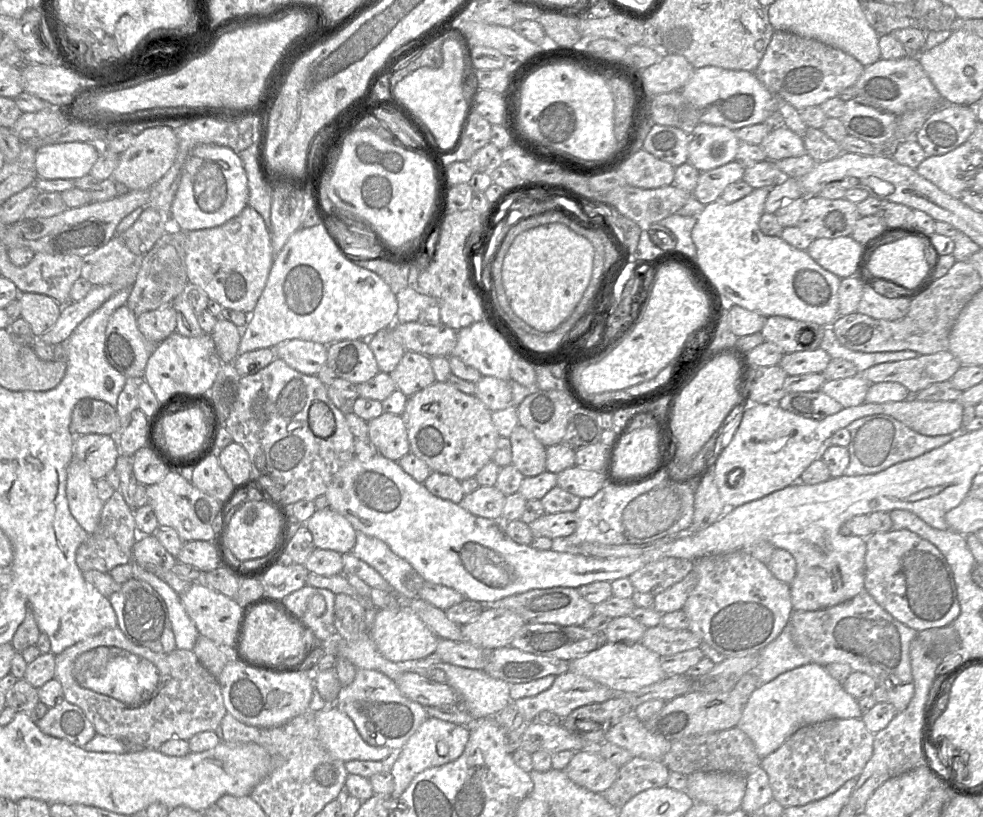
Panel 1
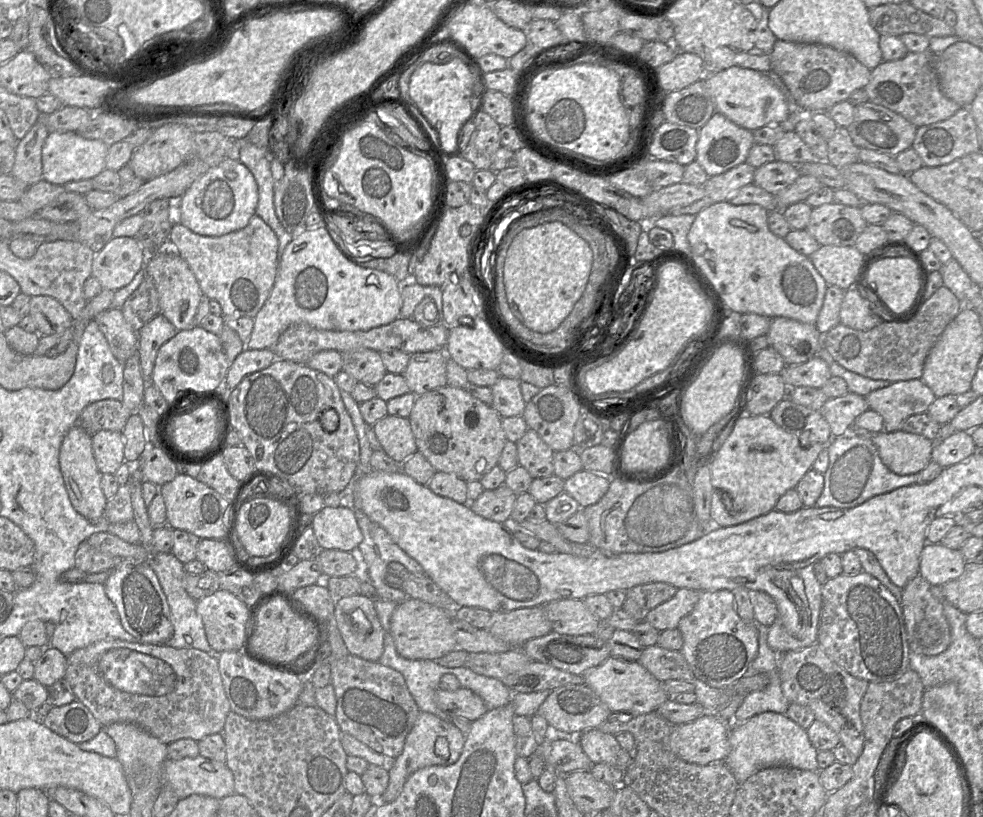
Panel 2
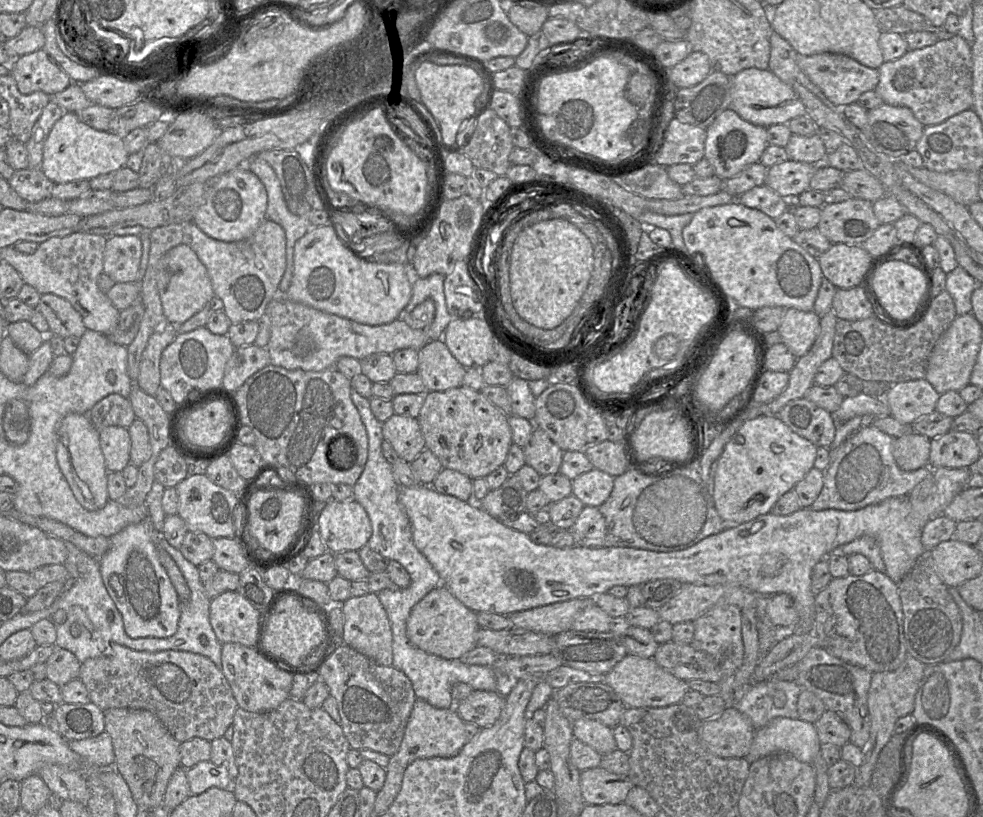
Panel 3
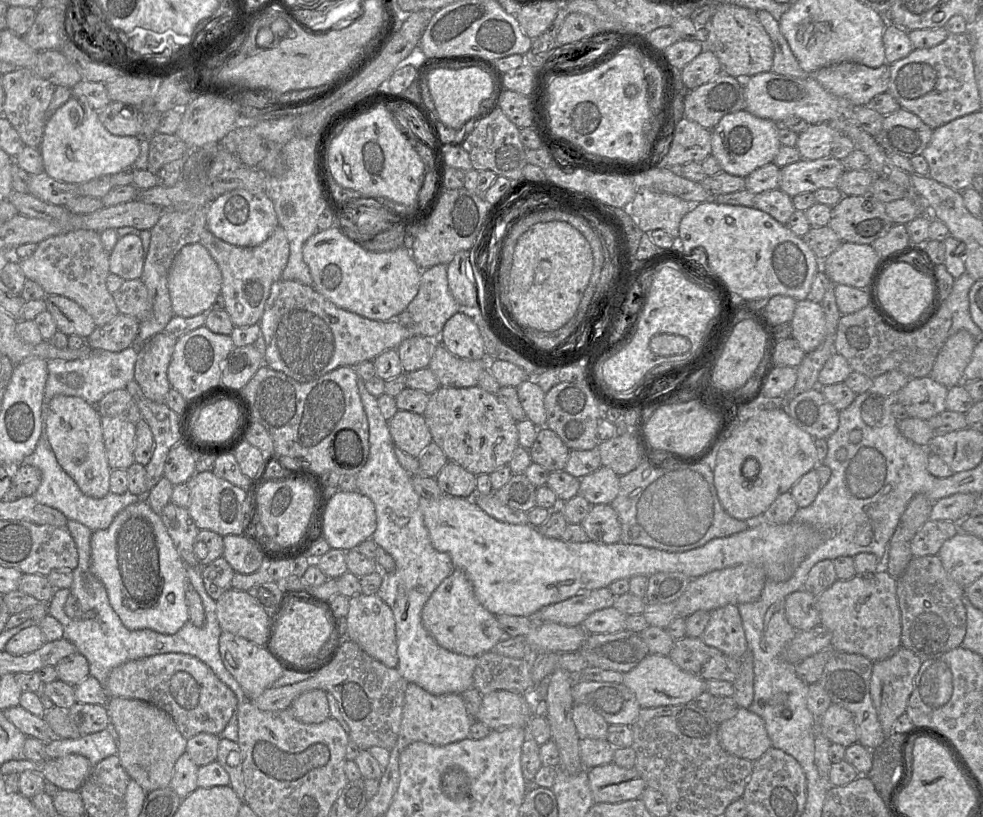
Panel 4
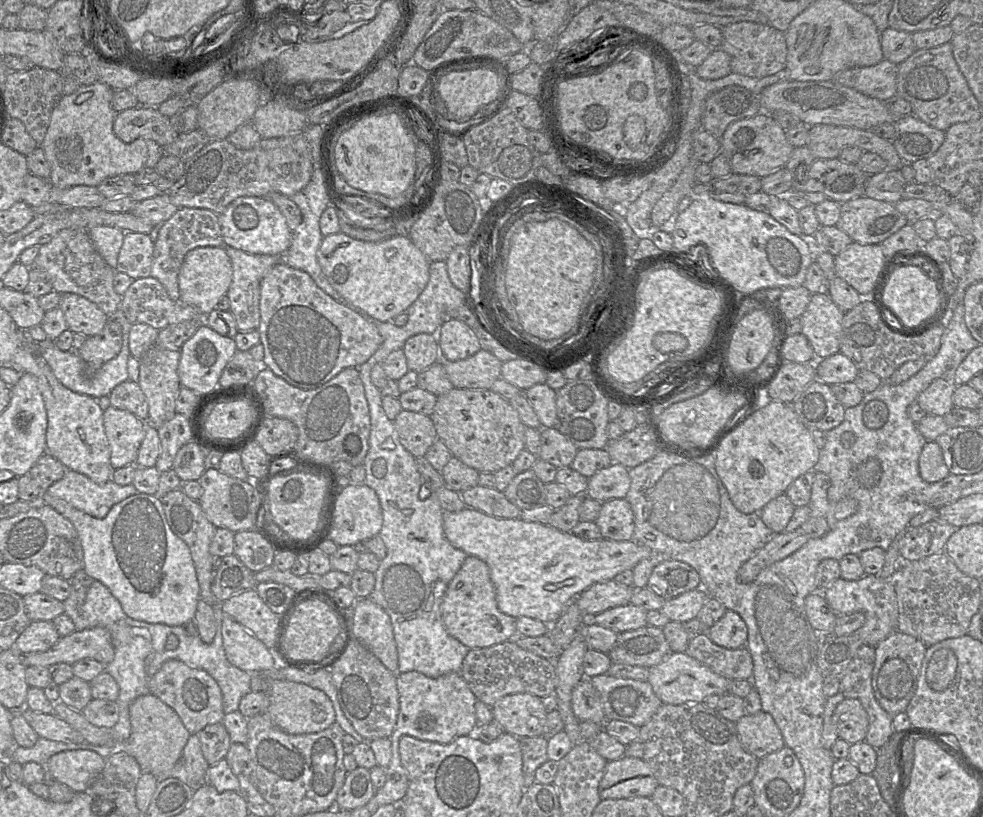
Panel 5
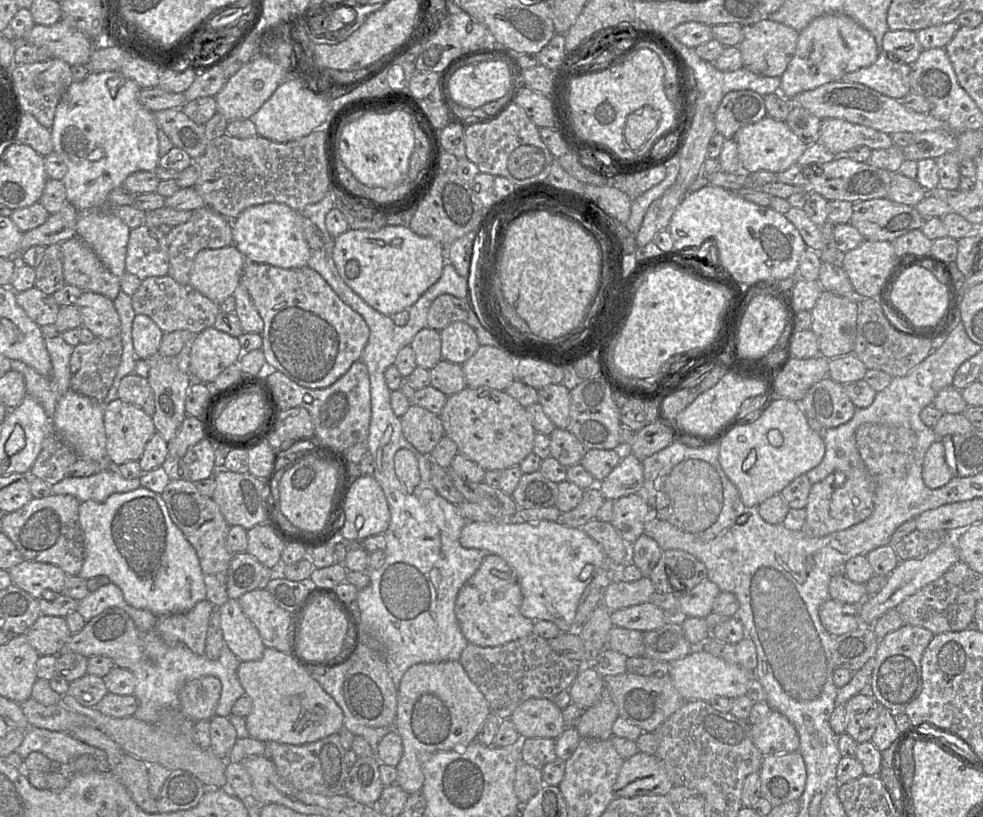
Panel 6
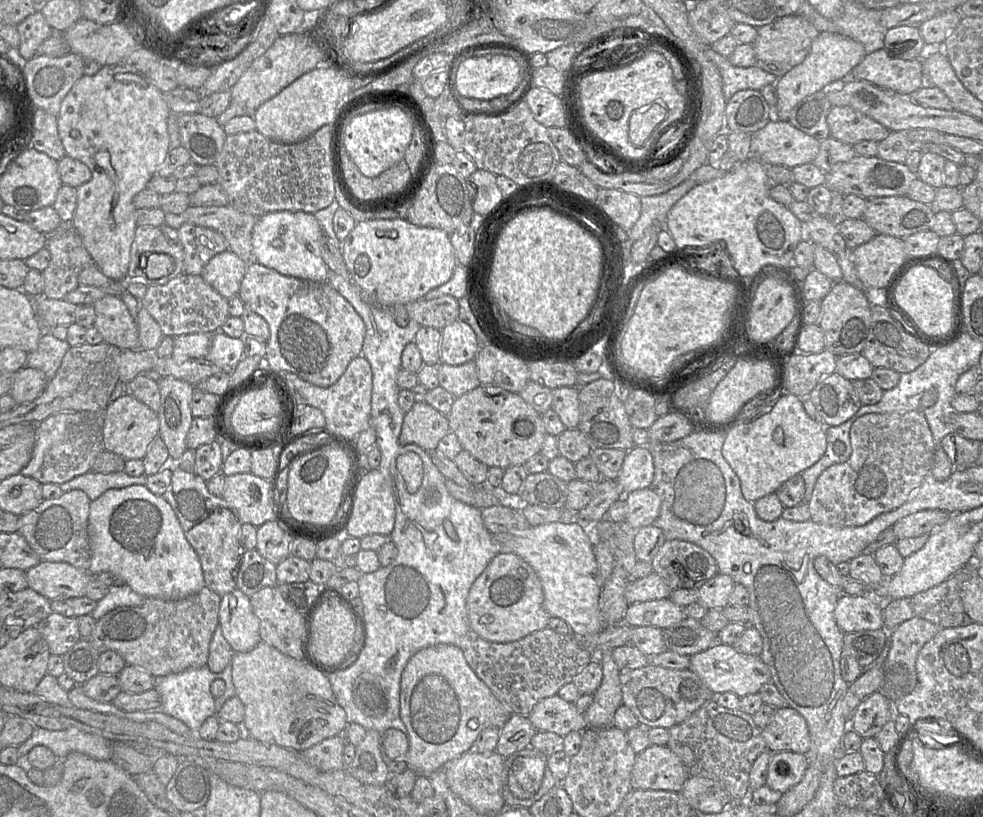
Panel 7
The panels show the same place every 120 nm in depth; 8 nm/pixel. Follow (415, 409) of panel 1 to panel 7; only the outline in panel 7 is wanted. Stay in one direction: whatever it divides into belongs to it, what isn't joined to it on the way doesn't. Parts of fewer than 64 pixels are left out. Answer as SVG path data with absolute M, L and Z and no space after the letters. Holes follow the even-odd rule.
M479 385L456 397L447 415L450 431L457 436L462 449L488 467L523 465L540 452L546 429L541 414L516 392L493 385Z

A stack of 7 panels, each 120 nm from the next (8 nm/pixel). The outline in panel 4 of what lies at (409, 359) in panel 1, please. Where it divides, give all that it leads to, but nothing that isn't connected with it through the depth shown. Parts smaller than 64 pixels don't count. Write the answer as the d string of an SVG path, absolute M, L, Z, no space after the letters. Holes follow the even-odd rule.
M438 341L429 366L442 387L466 388L477 386L481 374L488 369L488 360L460 358Z

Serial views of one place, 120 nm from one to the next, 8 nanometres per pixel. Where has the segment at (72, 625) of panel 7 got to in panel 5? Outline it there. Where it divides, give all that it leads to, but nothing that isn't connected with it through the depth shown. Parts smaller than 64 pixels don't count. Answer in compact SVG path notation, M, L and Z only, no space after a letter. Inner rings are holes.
M31 621L20 633L14 648L21 654L44 652L60 638L52 621Z

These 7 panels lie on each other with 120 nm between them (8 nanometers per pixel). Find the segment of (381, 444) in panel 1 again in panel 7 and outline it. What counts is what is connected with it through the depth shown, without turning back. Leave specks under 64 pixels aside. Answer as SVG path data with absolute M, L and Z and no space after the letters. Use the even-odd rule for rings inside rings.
M415 402L404 415L399 442L416 444L425 451L435 451L439 441L449 431L447 416L426 402Z

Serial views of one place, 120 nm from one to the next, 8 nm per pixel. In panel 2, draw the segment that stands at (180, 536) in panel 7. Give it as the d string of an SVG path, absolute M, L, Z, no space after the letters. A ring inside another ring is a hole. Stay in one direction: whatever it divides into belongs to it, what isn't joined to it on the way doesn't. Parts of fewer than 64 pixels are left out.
M125 558L108 571L111 572L104 583L105 592L116 606L125 631L134 636L138 643L165 644L173 635L173 625L166 595L154 570L146 562Z

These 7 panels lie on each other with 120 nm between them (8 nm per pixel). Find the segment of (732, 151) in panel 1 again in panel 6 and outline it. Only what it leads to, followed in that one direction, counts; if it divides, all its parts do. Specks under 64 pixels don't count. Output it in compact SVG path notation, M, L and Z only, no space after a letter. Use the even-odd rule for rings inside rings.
M766 116L760 121L740 128L733 139L738 146L741 170L753 173L768 170L774 173L785 171L795 164L808 145L803 143L786 122Z

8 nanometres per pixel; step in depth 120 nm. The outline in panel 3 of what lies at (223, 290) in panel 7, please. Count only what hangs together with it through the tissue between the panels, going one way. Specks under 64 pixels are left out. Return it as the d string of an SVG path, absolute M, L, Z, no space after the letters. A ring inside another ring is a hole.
M186 244L166 252L157 264L156 285L166 321L181 325L197 314L214 297L210 277L197 254Z

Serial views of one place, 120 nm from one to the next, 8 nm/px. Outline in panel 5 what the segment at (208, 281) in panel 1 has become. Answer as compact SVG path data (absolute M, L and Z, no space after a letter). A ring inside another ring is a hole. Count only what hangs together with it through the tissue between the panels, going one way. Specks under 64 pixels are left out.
M228 245L222 246L232 263L232 282L226 296L230 301L229 311L235 318L238 331L258 330L260 325L260 283L263 277L277 264L281 262L281 255L250 254Z

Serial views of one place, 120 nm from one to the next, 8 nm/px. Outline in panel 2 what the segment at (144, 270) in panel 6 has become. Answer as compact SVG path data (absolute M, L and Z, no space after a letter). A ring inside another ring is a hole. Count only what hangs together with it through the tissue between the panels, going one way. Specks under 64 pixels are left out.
M112 237L104 247L95 252L92 274L103 289L116 291L128 285L147 262L147 253L135 237Z

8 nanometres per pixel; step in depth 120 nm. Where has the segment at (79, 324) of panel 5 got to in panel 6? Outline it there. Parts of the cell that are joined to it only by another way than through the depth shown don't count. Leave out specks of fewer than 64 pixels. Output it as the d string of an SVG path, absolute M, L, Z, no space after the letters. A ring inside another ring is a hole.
M83 291L74 304L78 307L82 327L89 329L95 337L120 336L120 319L109 298L90 291Z

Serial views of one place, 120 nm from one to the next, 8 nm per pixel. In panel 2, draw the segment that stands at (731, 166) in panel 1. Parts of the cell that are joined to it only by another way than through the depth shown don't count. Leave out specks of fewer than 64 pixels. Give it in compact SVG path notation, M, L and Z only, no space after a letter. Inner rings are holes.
M744 162L728 171L710 176L704 183L705 197L713 202L729 200L737 190L753 183L755 167Z

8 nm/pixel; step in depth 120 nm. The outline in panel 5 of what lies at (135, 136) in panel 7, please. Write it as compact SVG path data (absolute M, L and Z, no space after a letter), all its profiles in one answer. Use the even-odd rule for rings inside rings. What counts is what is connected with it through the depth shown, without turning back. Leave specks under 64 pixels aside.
M101 81L81 85L74 93L62 96L53 109L40 147L50 165L48 180L54 188L97 187L105 178L134 174L145 165L148 157L146 140L137 138L126 143L114 133L113 124L118 112L112 106L113 94L114 90ZM96 225L88 233L97 252L115 270L125 232L115 226Z

